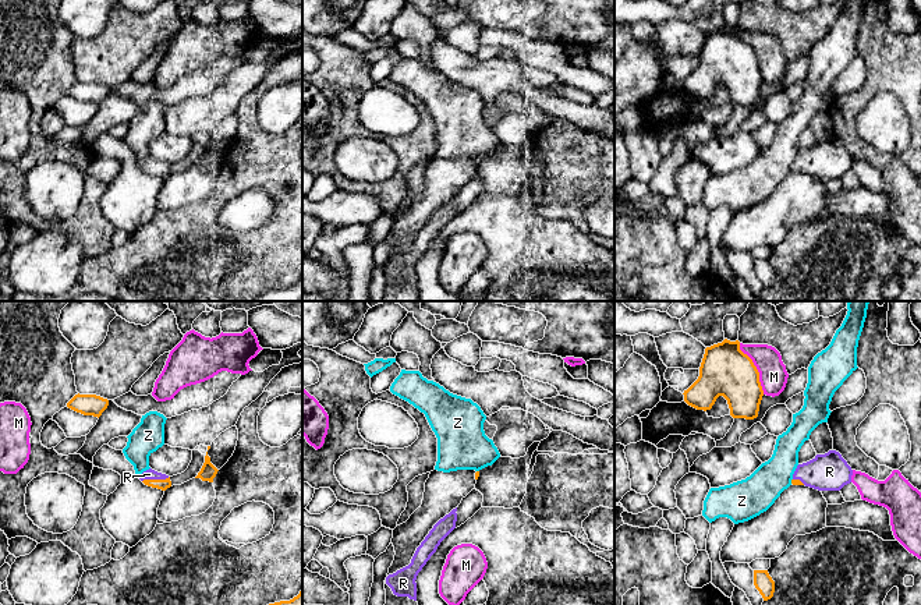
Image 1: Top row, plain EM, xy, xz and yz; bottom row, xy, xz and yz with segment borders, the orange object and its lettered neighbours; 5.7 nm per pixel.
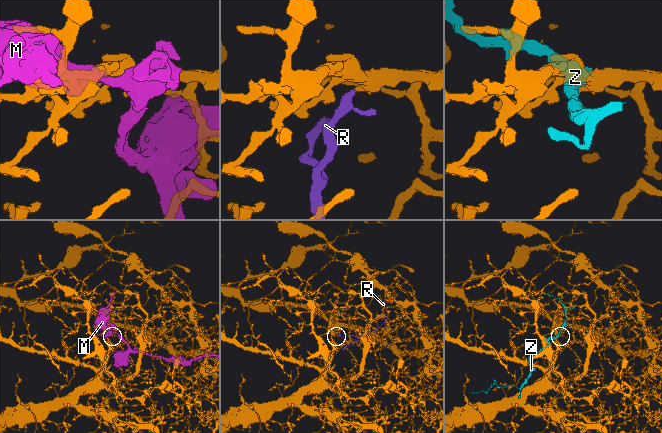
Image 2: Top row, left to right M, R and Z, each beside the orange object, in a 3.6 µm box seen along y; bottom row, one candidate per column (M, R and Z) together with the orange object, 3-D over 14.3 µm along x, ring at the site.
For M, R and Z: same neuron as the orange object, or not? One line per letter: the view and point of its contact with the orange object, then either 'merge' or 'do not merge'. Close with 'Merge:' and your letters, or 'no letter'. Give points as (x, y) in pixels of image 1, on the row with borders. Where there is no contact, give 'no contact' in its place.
M: meets orange in yz at (755, 368); do not merge
R: meets orange in xy at (155, 480); merge
Z: meets orange in yz at (792, 481); do not merge
Merge: R

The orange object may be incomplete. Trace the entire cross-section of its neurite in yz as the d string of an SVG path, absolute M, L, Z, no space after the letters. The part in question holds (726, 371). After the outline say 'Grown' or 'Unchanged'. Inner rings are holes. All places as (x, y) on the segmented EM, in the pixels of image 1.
M725 339L705 349L698 379L684 390L684 401L697 410L711 410L719 396L727 400L733 418L754 420L758 417L764 390L759 372L752 360L740 350L740 342Z. Unchanged

